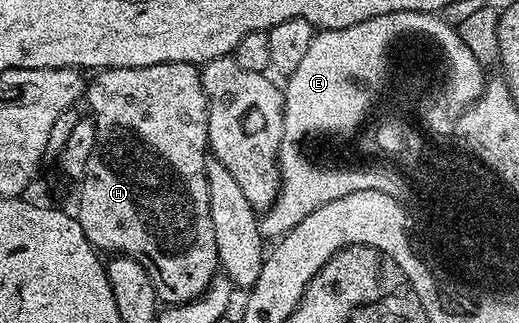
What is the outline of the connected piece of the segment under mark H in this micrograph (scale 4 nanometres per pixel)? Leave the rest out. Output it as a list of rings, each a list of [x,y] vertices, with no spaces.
[[[182,62],[141,68],[106,68],[97,71],[93,75],[96,77],[93,80],[91,77],[86,84],[86,104],[88,100],[88,108],[92,111],[89,112],[90,118],[96,124],[96,141],[94,150],[90,154],[90,162],[86,162],[84,179],[78,184],[80,209],[75,209],[76,221],[82,226],[88,241],[101,253],[133,256],[142,266],[142,270],[150,274],[157,297],[168,306],[188,304],[192,300],[197,300],[209,288],[212,281],[217,279],[220,268],[218,246],[214,242],[214,222],[210,222],[210,190],[206,186],[206,166],[209,162],[209,157],[206,155],[209,151],[208,96],[200,81],[200,73],[201,69],[197,65]]]

